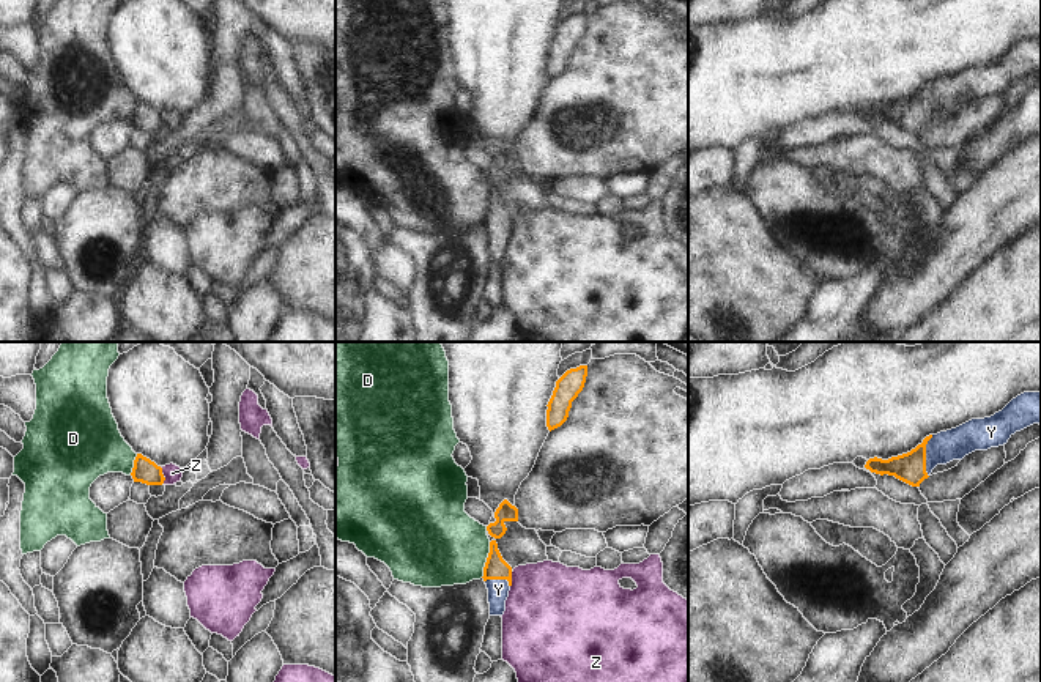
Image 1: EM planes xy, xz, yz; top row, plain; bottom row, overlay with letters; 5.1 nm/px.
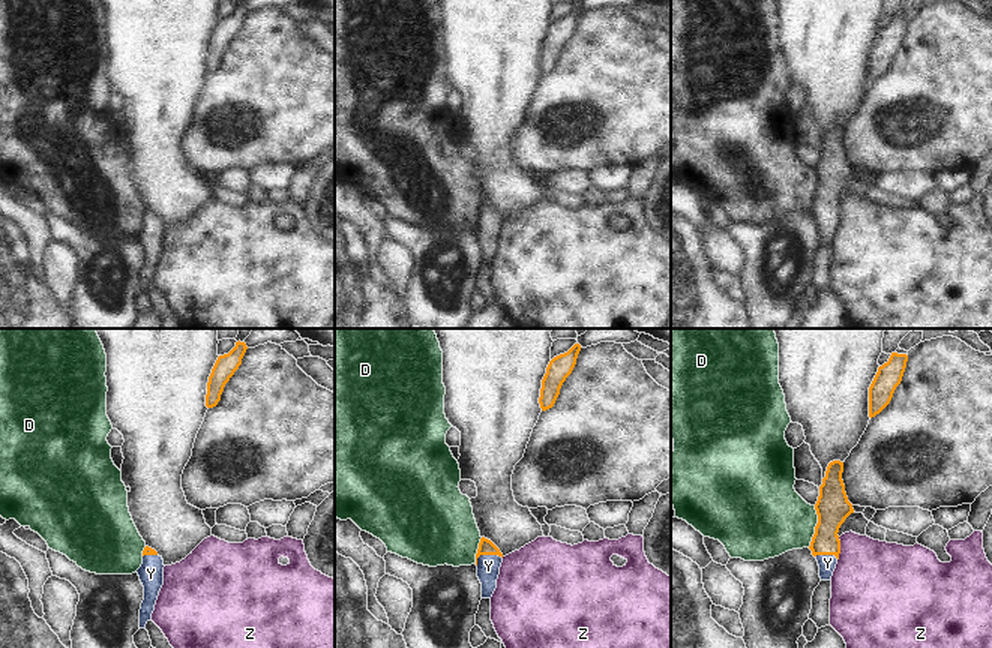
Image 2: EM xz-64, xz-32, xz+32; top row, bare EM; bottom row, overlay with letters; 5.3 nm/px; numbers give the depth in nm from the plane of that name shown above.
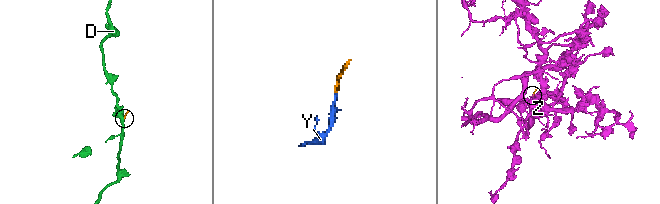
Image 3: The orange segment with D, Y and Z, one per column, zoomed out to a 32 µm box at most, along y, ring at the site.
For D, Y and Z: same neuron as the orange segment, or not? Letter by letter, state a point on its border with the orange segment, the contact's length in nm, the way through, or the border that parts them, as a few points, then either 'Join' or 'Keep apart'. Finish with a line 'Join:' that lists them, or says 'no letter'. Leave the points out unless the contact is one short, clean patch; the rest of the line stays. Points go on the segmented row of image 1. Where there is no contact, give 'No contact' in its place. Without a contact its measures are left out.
D: Touches orange at xz (487, 559). Shared border 190 nm. Boundary: xz (490, 542), (490, 552), (481, 577). Keep apart
Y: Touches orange at yz (925, 455). Shared border 220 nm. Path across: yz (911, 468), (925, 455), (953, 444). Join
Z: Touches orange at xy (163, 474). Shared border 90 nm. Boundary: xy (159, 467), (164, 482). Keep apart
Join: Y

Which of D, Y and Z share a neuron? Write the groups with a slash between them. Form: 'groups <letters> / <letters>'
groups D / Y / Z

